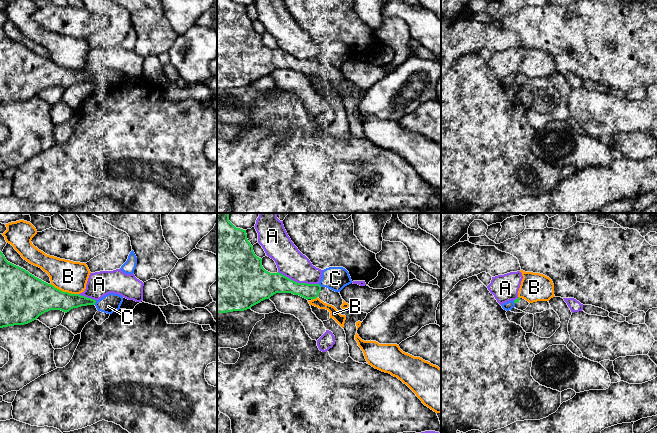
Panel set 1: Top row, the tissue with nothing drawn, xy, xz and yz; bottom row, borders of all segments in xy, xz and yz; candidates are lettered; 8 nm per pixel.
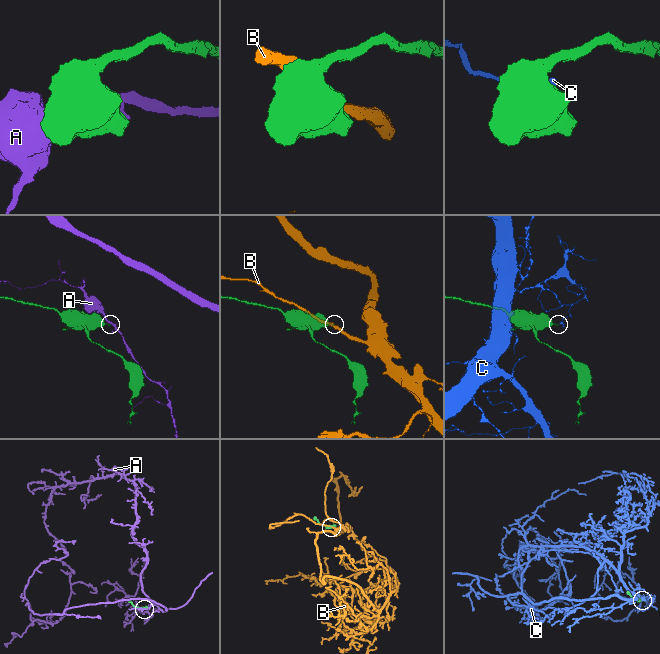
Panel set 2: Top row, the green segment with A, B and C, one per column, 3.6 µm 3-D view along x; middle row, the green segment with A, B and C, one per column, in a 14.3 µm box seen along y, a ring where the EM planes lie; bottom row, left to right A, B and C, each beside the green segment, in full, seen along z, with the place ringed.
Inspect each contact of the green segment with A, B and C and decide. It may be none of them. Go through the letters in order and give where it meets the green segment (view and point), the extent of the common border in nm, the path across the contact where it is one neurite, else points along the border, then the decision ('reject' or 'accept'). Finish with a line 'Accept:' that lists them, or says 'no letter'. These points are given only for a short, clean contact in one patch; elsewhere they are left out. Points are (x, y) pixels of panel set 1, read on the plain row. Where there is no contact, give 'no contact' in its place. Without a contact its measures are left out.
A: xz (298, 59) | 340 nm | along xz (278, 47), (297, 58), (318, 60) | reject
B: xy (64, 68) | 240 nm | reject
C: xy (95, 78) | 40 nm | reject
Accept: no letter

